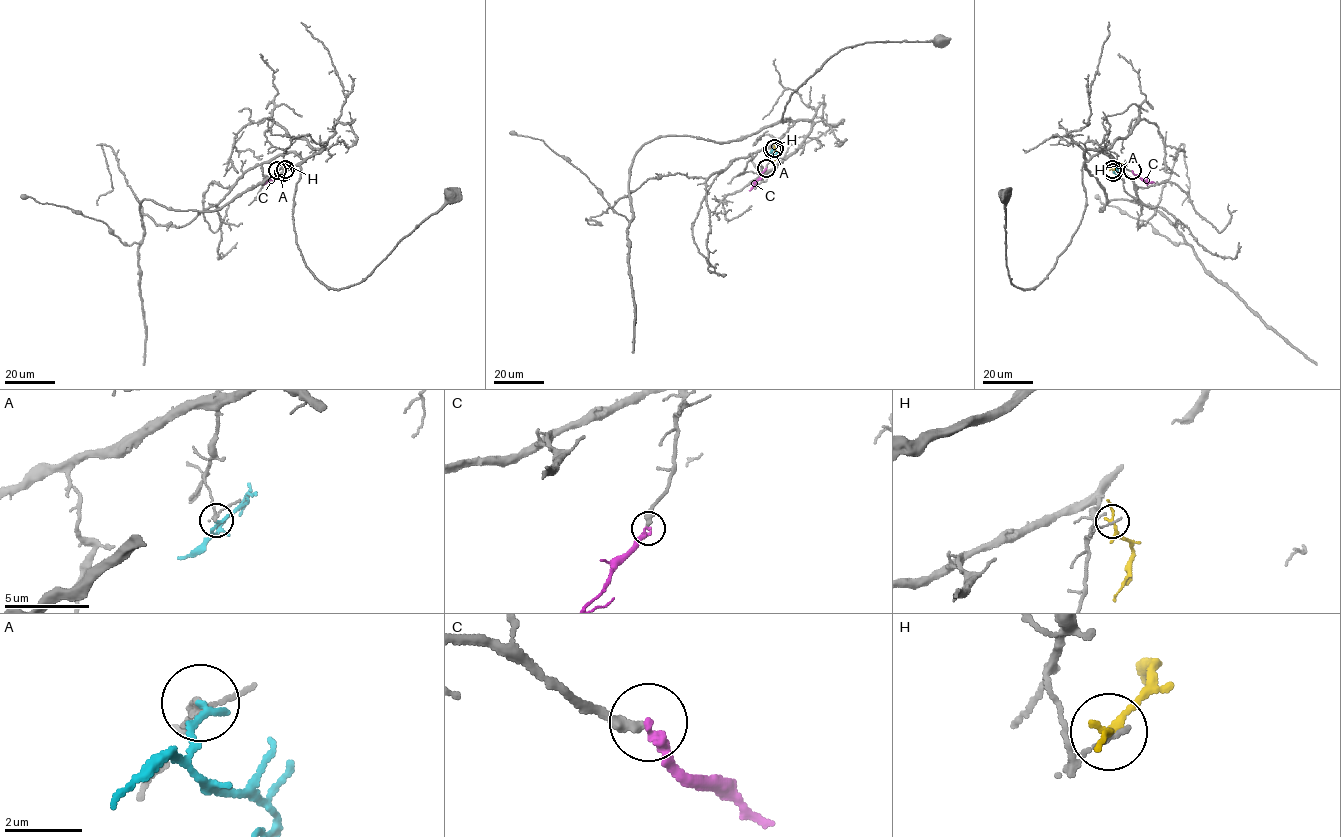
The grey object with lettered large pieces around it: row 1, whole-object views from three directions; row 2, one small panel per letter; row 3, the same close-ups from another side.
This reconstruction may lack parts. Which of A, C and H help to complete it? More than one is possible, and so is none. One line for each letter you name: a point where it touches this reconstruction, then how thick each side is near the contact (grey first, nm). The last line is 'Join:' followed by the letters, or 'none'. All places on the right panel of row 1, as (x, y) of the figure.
C: contact (1132, 170); calibres 320 and 220 nm
Join: C

